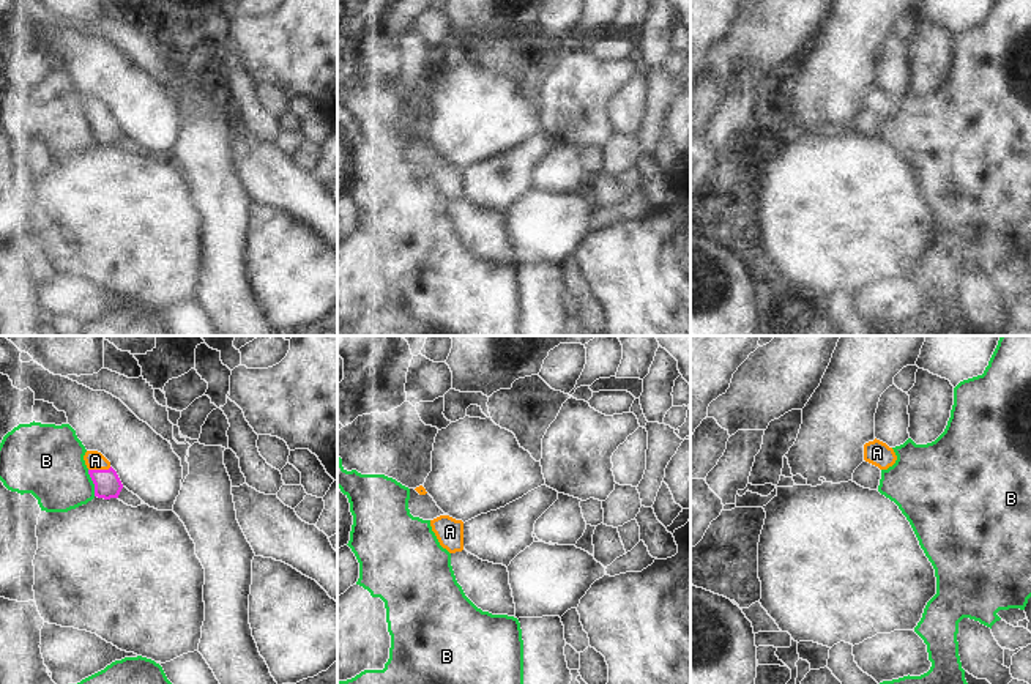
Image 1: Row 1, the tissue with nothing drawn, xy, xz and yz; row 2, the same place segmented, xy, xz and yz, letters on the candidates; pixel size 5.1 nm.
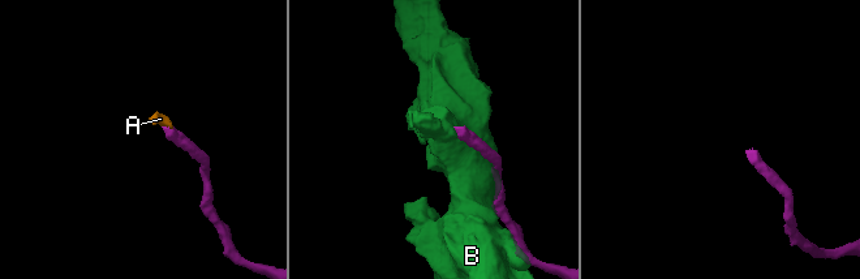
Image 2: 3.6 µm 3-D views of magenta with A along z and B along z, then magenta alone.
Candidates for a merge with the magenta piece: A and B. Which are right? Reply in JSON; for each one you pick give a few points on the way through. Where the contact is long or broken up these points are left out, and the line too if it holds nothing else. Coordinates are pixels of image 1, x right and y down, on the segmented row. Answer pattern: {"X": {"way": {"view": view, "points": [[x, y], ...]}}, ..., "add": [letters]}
{"add": ["A"]}

